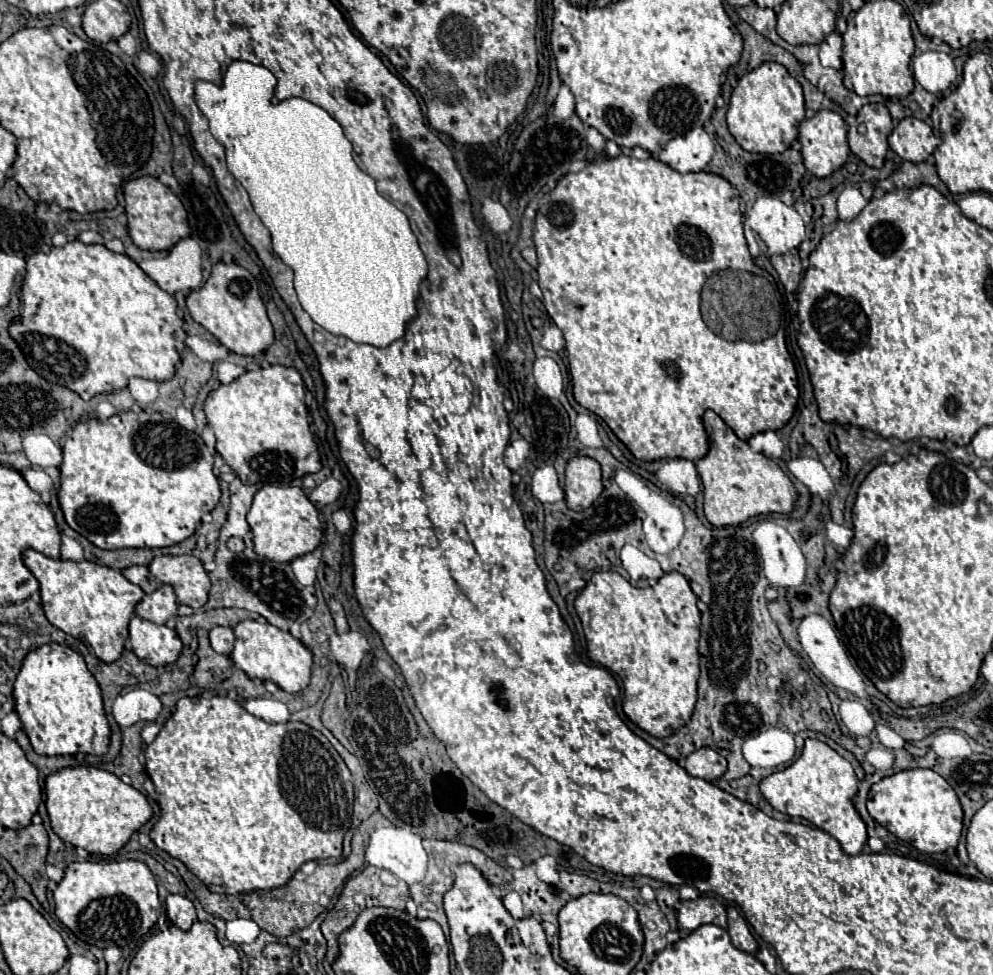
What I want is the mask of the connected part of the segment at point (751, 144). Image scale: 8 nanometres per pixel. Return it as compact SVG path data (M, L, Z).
M774 61L762 63L738 81L730 97L726 121L730 133L744 151L762 155L782 153L798 137L798 125L804 121L802 87L784 65Z

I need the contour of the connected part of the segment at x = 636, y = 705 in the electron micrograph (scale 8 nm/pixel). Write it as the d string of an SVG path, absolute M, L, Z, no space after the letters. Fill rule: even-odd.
M604 571L594 573L588 585L576 597L576 613L582 621L586 635L588 657L616 673L624 683L622 709L630 721L654 737L668 737L682 727L696 705L696 681L700 675L699 638L700 611L696 607L698 597L692 593L690 583L680 573L666 573L654 587L632 587L620 573Z

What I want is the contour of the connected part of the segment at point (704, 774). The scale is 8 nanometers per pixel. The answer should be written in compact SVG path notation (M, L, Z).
M710 747L696 749L684 761L684 769L692 777L700 777L700 779L706 779L706 781L714 781L714 779L722 777L724 771L726 771L726 765L728 765L726 759Z

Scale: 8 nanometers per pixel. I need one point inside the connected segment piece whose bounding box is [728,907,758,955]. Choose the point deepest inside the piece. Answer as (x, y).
(742, 939)

